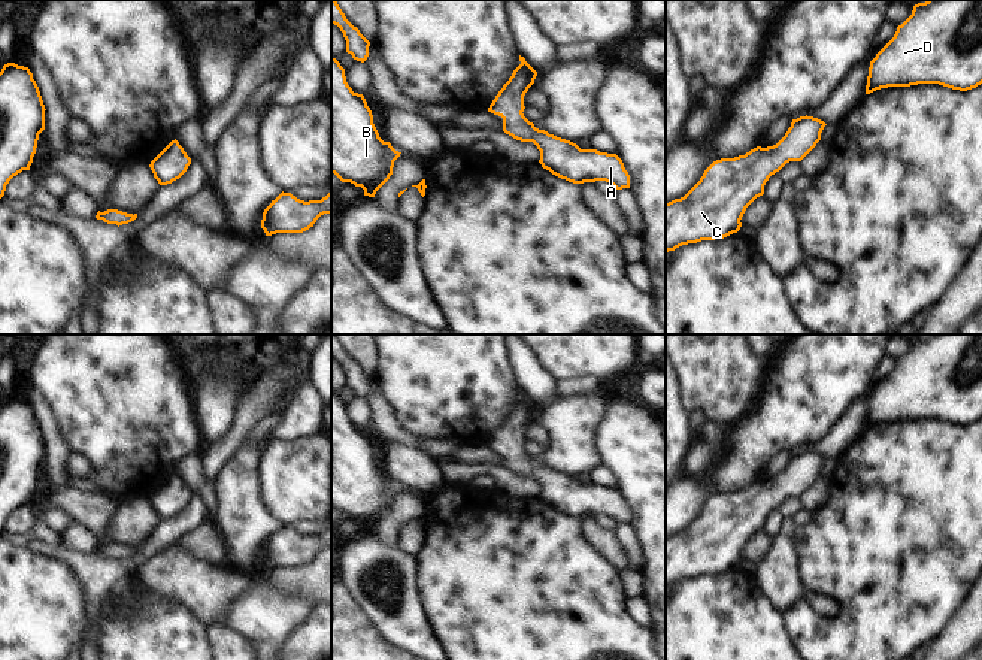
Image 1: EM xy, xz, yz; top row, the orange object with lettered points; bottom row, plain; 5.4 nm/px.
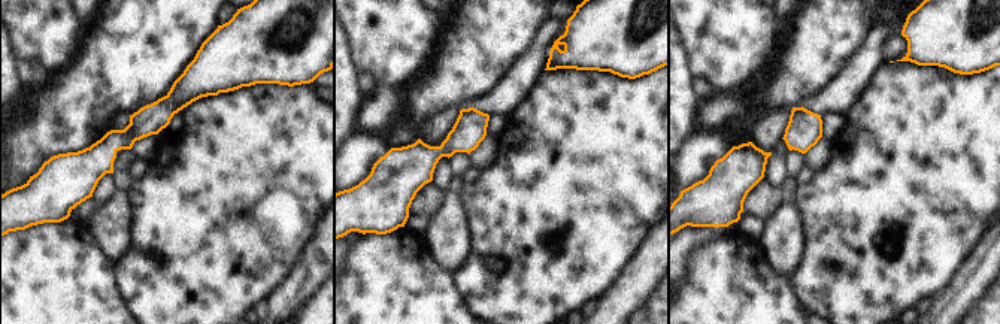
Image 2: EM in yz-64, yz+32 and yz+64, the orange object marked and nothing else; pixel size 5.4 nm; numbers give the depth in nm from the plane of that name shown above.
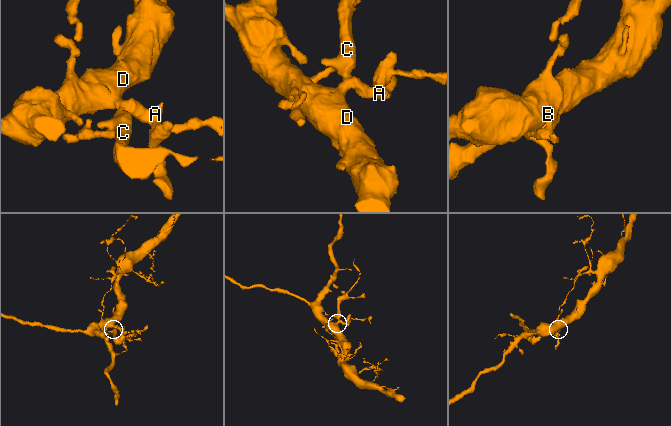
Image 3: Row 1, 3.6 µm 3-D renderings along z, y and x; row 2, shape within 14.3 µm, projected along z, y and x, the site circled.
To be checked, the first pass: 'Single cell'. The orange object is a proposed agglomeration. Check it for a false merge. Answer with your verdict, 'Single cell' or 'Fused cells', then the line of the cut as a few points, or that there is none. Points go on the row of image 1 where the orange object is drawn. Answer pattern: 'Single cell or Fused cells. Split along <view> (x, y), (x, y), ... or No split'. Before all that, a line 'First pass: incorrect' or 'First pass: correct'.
First pass: correct
Single cell. No split.

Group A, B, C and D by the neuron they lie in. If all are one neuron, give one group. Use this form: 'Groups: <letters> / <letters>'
Groups: A B C D.

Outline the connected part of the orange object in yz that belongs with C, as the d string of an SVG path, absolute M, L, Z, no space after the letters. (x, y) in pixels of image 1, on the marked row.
M800 116L776 145L713 161L684 197L666 203L666 252L737 233L746 208L764 194L769 178L786 163L801 161L821 140L825 125L818 118Z

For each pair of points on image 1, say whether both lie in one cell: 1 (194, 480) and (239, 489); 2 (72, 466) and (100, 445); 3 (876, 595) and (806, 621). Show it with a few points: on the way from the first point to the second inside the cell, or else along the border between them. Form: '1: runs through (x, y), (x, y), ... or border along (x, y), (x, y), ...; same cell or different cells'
1: border along (214, 484), (215, 511), (209, 517); different cells
2: border along (70, 453), (79, 453), (88, 462), (90, 477); different cells
3: runs through (858, 612), (849, 614), (839, 624), (824, 624); same cell

